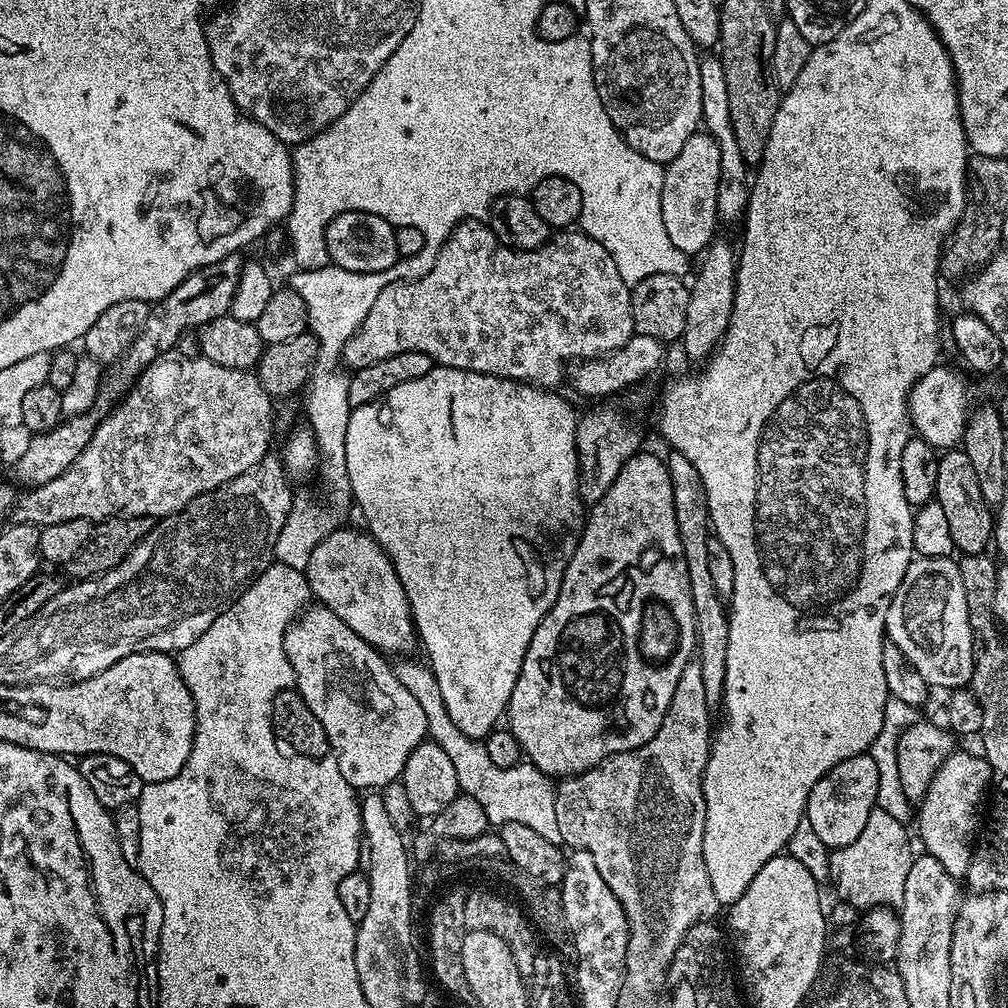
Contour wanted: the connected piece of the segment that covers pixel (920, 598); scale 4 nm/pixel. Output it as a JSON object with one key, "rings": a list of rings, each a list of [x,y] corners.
{"rings":[[[943,556],[914,558],[890,602],[884,627],[887,639],[902,650],[902,654],[917,668],[918,673],[933,689],[963,689],[971,685],[972,675],[976,669],[976,641],[970,626],[968,609],[968,591],[962,584],[962,570],[955,559]]]}

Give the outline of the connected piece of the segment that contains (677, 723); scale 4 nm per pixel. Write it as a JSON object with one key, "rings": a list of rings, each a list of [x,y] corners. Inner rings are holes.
{"rings":[[[689,662],[682,670],[682,678],[678,678],[678,686],[674,686],[674,698],[670,698],[666,718],[662,718],[662,726],[658,726],[658,734],[654,734],[650,742],[635,752],[614,754],[576,776],[563,777],[555,785],[554,811],[561,841],[569,849],[588,852],[590,858],[594,858],[598,874],[602,874],[606,886],[614,890],[628,915],[626,984],[640,996],[658,991],[663,984],[665,987],[682,938],[695,924],[715,917],[712,915],[716,912],[718,888],[706,874],[702,854],[706,826],[702,778],[714,735],[714,723],[708,711],[710,705],[702,683],[702,670],[699,663]]]}

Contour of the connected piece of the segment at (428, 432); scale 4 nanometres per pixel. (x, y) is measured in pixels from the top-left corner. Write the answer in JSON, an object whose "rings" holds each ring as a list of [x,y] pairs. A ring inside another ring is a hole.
{"rings":[[[433,366],[429,372],[422,374],[422,378],[402,382],[402,386],[394,386],[394,390],[379,396],[374,402],[353,408],[346,426],[346,474],[350,478],[355,507],[358,512],[360,508],[364,515],[363,527],[386,553],[396,577],[400,579],[402,590],[410,602],[412,623],[422,648],[424,644],[428,664],[432,667],[429,668],[430,675],[438,682],[446,712],[462,734],[478,741],[483,741],[507,713],[510,694],[514,694],[514,682],[518,682],[530,638],[534,638],[534,630],[538,630],[542,618],[550,606],[554,606],[568,559],[574,554],[580,534],[584,531],[586,505],[580,499],[580,456],[576,453],[578,412],[558,393],[523,380]]]}

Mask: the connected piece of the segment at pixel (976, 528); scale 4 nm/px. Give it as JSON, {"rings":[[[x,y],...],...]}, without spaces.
{"rings":[[[948,450],[939,457],[934,499],[946,513],[946,522],[950,525],[950,538],[954,538],[955,551],[966,556],[984,552],[994,536],[994,512],[982,498],[982,489],[978,487],[974,466],[970,466],[970,458],[966,458],[963,450]]]}

